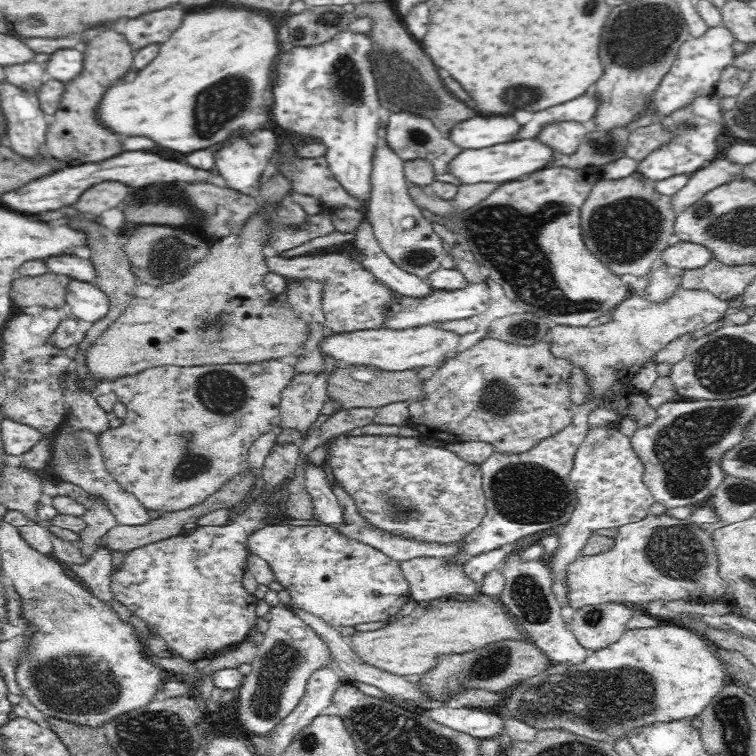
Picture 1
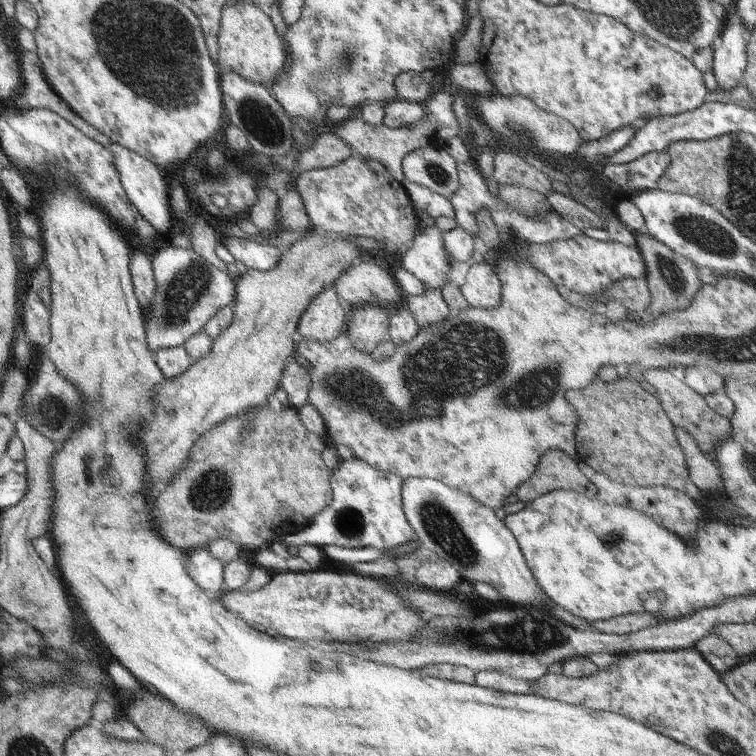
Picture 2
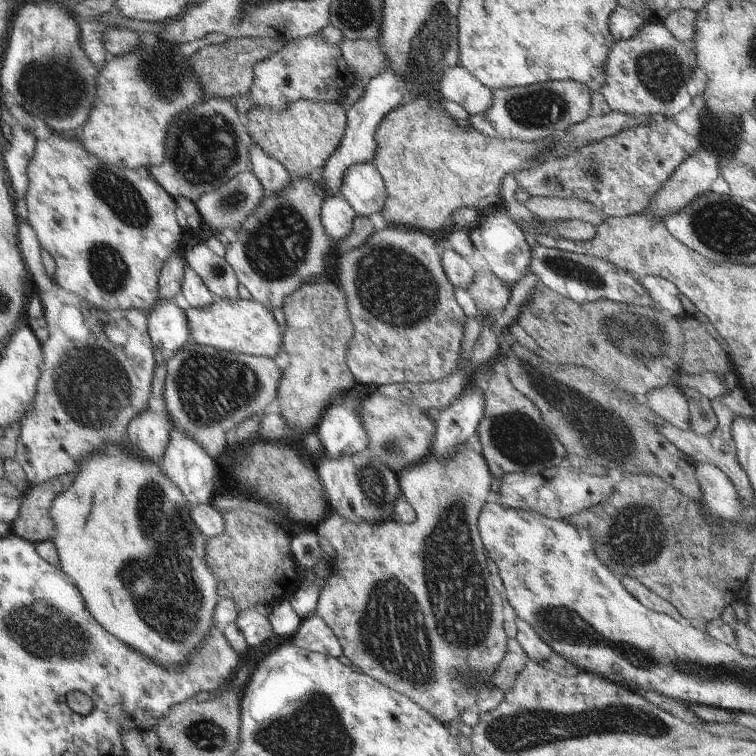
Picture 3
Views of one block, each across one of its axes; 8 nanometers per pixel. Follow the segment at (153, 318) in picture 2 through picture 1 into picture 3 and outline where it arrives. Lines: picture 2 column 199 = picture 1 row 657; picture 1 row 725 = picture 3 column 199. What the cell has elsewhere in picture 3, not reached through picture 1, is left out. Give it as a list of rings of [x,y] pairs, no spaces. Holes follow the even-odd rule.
[[[197,244],[183,253],[183,262],[195,270],[195,274],[204,282],[213,297],[237,299],[237,280],[233,276],[231,266],[225,264],[225,259],[213,254],[207,246]]]

